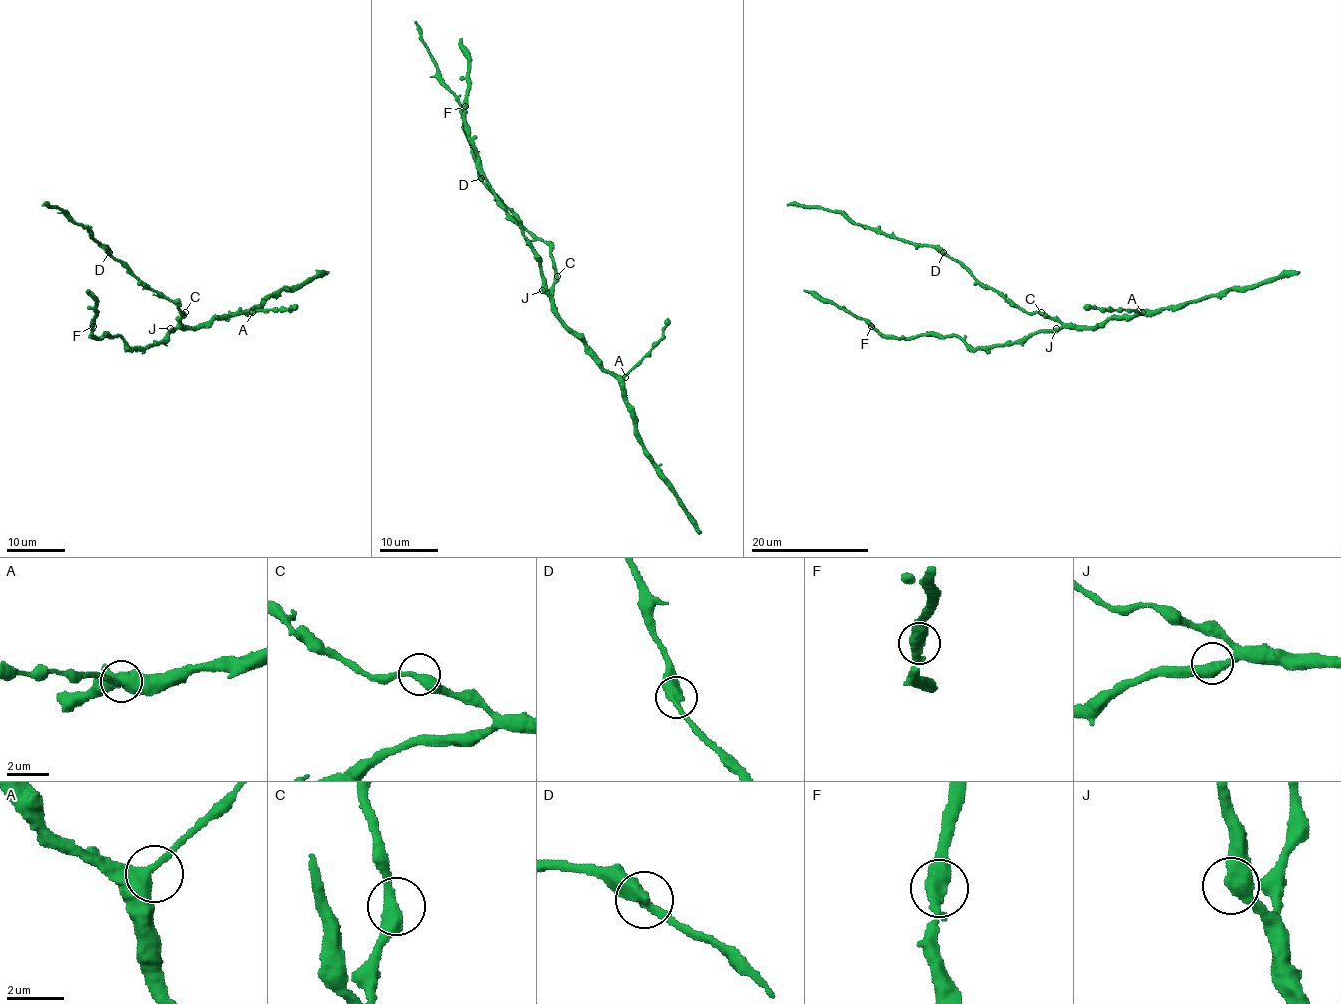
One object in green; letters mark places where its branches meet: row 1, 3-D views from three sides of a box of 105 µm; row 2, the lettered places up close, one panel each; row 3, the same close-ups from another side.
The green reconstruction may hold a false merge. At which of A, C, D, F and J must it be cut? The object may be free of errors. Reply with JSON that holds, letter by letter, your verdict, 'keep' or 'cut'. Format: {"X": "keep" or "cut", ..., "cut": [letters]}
{"A": "keep", "C": "keep", "D": "keep", "F": "keep", "J": "keep", "cut": []}

